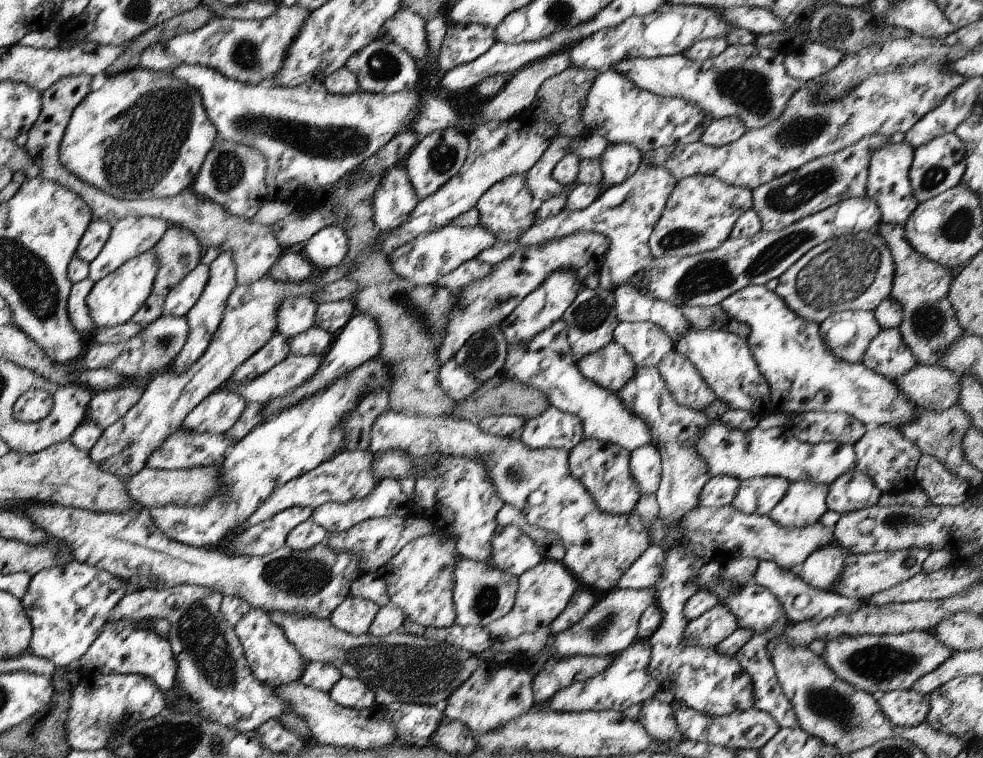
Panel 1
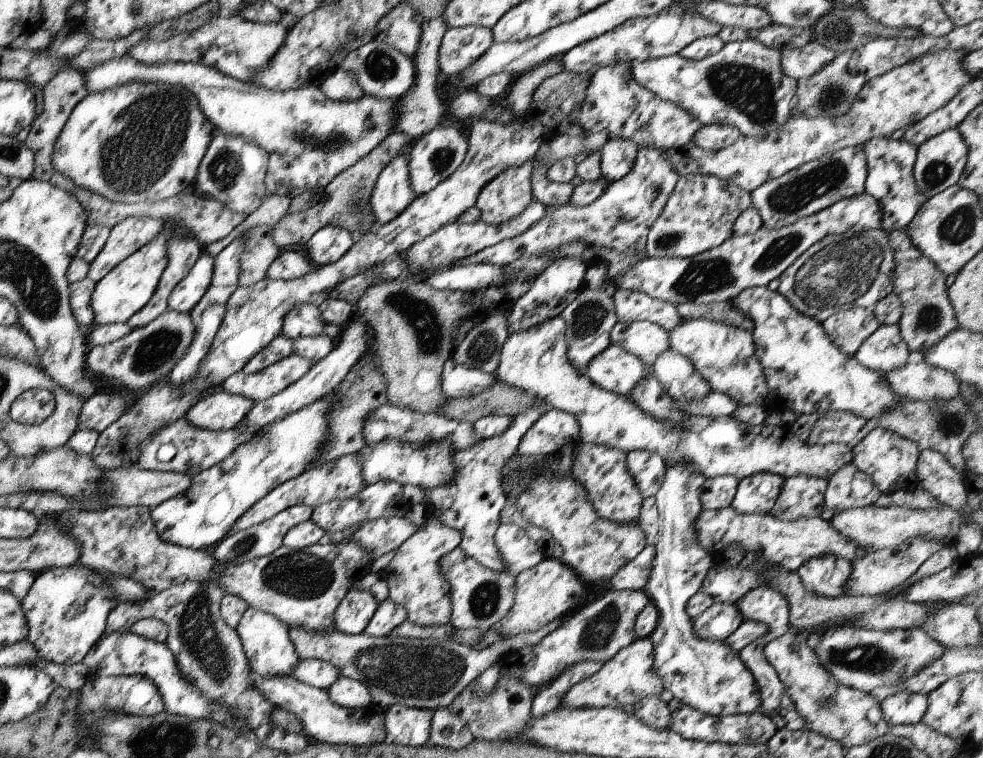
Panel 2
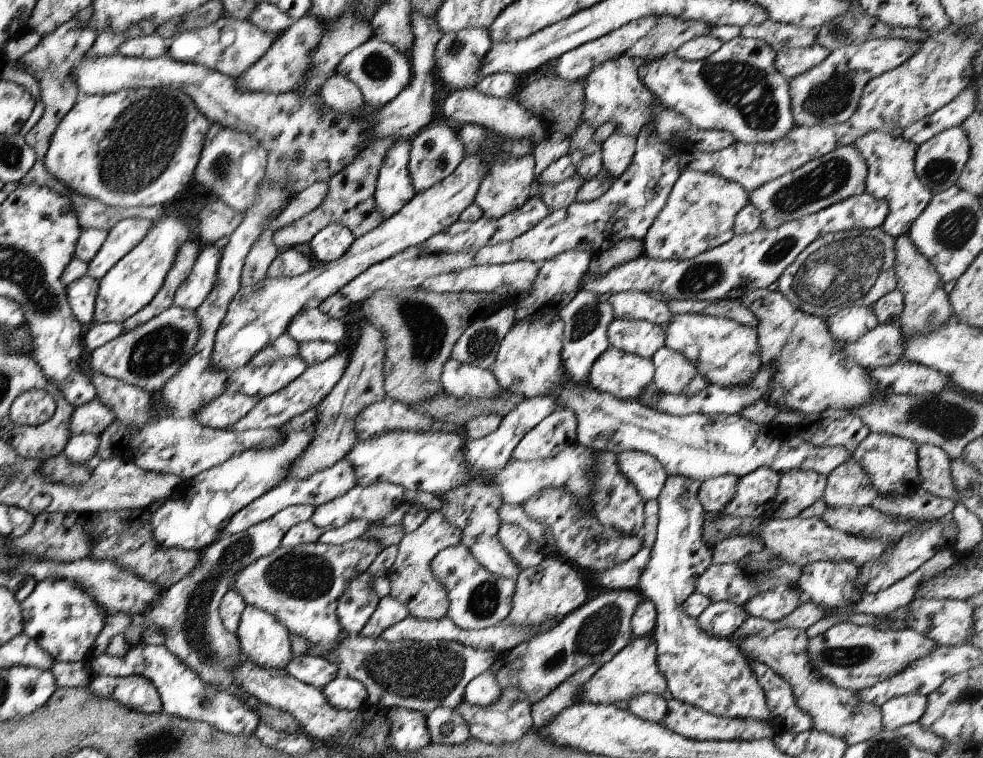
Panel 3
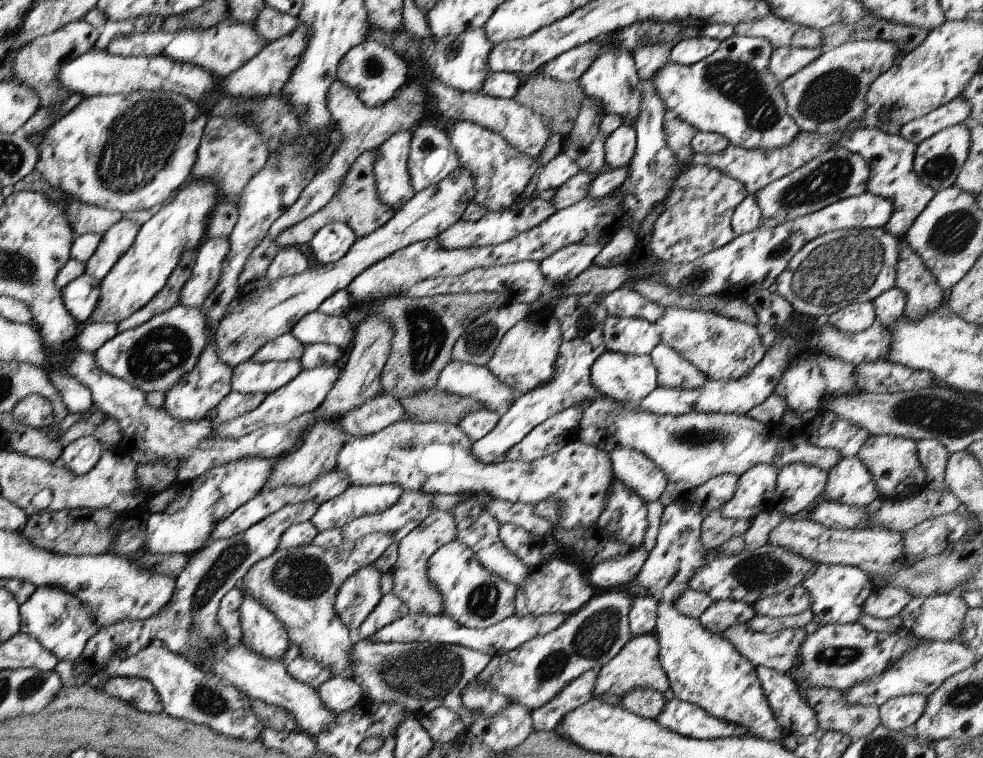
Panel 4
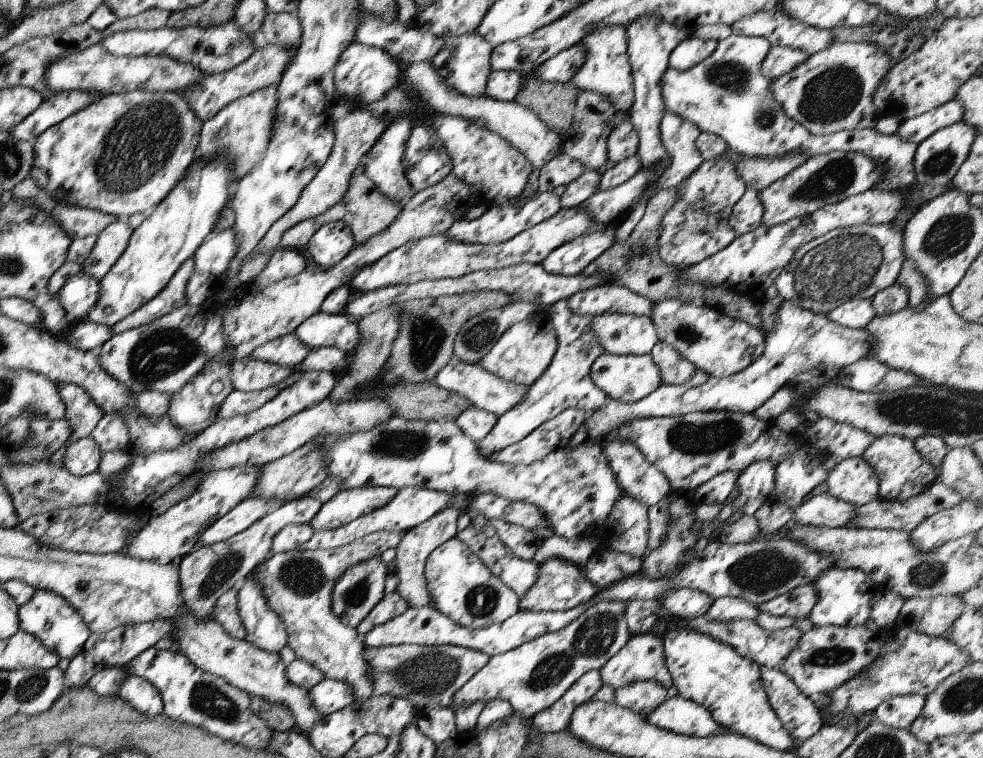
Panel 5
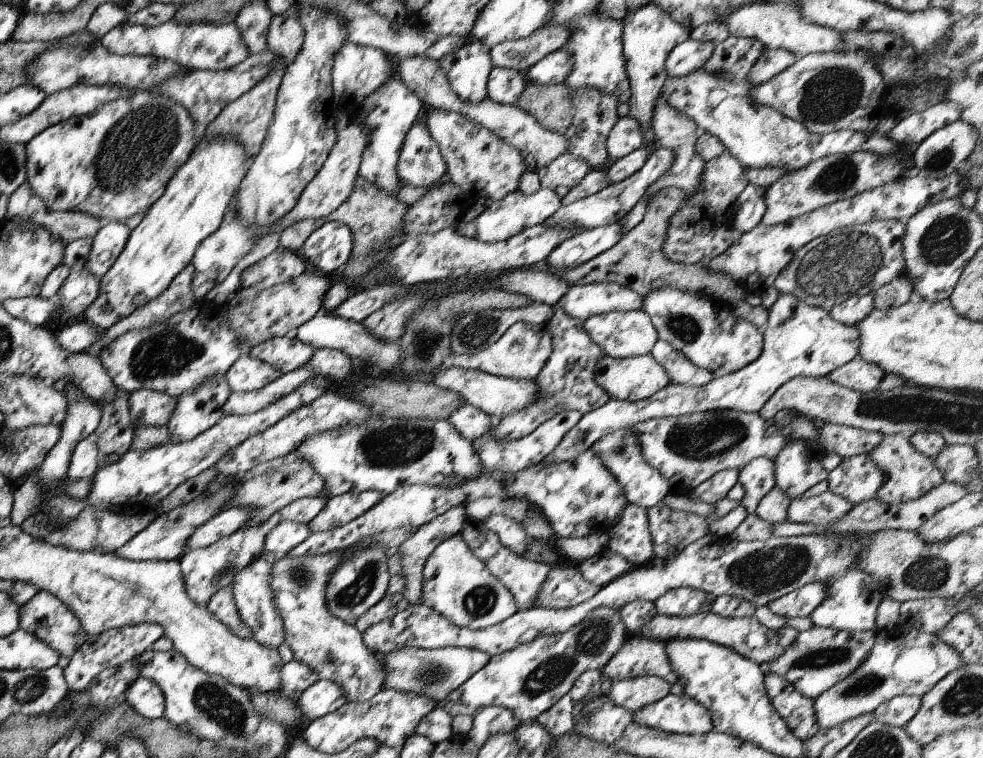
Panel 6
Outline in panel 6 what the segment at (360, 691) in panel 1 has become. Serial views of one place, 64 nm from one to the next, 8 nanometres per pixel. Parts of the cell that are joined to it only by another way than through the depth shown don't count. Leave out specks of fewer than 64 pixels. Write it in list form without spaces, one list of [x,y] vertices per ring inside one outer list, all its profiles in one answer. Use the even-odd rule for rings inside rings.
[[[317,679],[298,694],[295,706],[301,718],[305,717],[305,721],[311,722],[337,710],[346,702],[345,693],[338,684],[327,679]]]

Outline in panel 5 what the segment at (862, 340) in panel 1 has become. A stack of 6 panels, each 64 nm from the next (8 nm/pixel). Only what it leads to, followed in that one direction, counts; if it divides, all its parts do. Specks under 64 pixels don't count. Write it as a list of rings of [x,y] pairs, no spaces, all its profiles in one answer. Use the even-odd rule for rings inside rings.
[[[857,297],[826,314],[830,321],[848,329],[865,329],[874,316],[871,299]]]

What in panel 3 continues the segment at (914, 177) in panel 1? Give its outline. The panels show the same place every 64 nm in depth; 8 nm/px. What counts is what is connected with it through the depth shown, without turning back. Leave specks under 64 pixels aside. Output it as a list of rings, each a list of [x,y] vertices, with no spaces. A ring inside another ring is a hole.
[[[951,127],[916,147],[914,173],[934,195],[956,184],[967,159],[967,137],[961,127]]]

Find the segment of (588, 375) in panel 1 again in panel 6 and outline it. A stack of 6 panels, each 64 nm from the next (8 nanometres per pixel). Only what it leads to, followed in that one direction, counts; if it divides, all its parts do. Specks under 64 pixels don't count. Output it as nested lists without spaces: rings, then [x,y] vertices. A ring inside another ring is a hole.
[[[649,353],[627,358],[613,358],[603,355],[597,362],[594,372],[594,381],[602,388],[610,399],[620,401],[640,401],[651,396],[657,389],[670,383],[664,368],[657,364]]]

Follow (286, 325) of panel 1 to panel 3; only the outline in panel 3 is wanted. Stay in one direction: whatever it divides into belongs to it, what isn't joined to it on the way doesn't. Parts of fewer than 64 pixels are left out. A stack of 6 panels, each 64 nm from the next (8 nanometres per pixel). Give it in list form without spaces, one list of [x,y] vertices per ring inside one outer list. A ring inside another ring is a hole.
[[[318,308],[305,309],[293,315],[289,321],[286,333],[295,340],[301,341],[329,341],[333,344],[345,338],[342,320],[335,320],[325,316]]]

